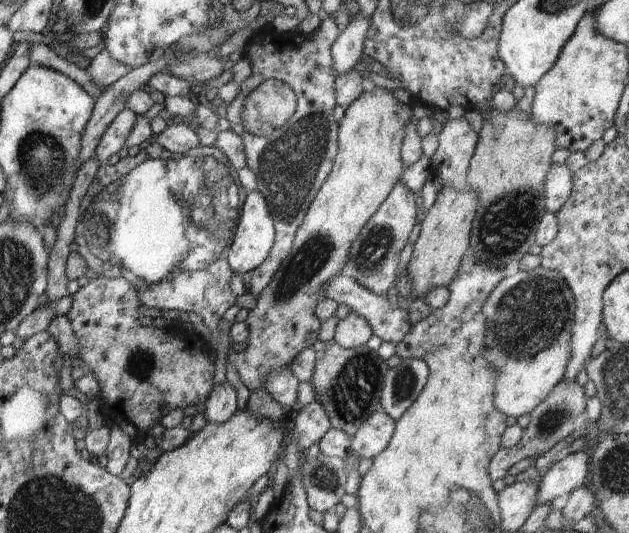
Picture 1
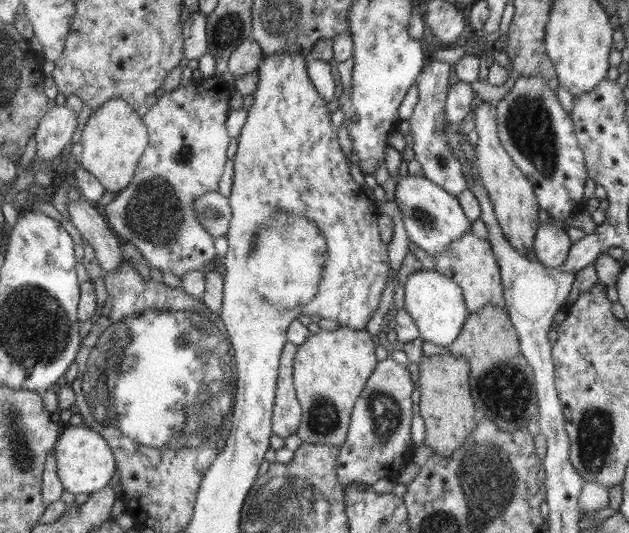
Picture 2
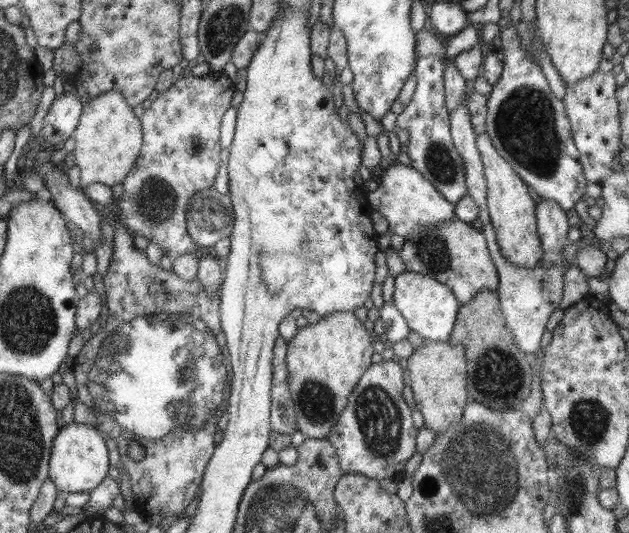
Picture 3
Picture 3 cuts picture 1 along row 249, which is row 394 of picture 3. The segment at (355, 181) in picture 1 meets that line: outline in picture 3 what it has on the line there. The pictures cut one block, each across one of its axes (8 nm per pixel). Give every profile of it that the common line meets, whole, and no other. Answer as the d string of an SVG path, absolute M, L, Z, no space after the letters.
M338 312L324 316L318 324L308 324L305 328L298 328L298 332L294 334L294 338L287 342L288 354L286 354L286 367L288 367L288 387L290 387L290 395L295 404L296 420L298 423L298 430L304 434L306 438L324 439L328 432L332 432L332 428L336 426L336 420L341 417L341 412L348 404L348 396L352 394L352 390L356 388L356 384L366 369L373 363L374 354L380 350L377 344L371 337L371 333L365 328L364 324L356 318L354 313Z

